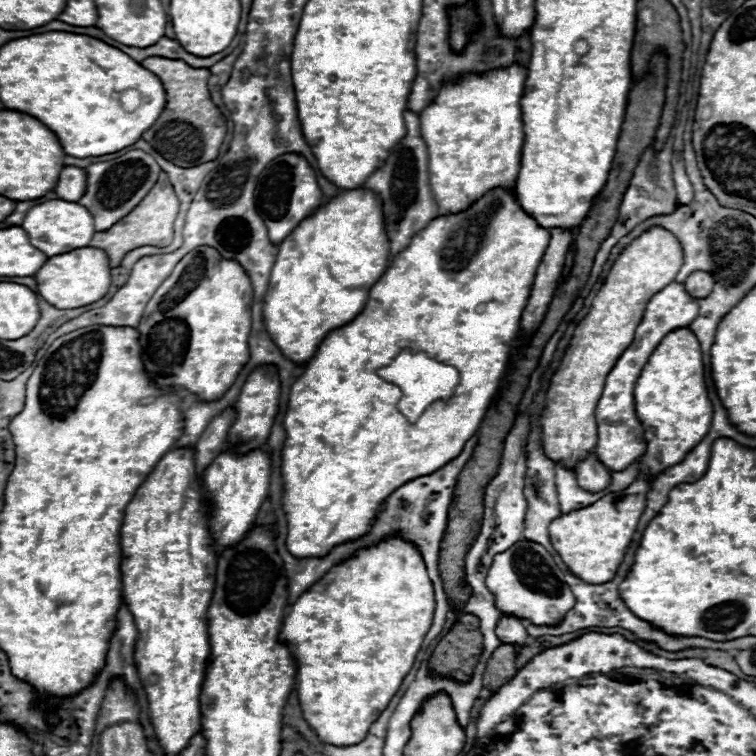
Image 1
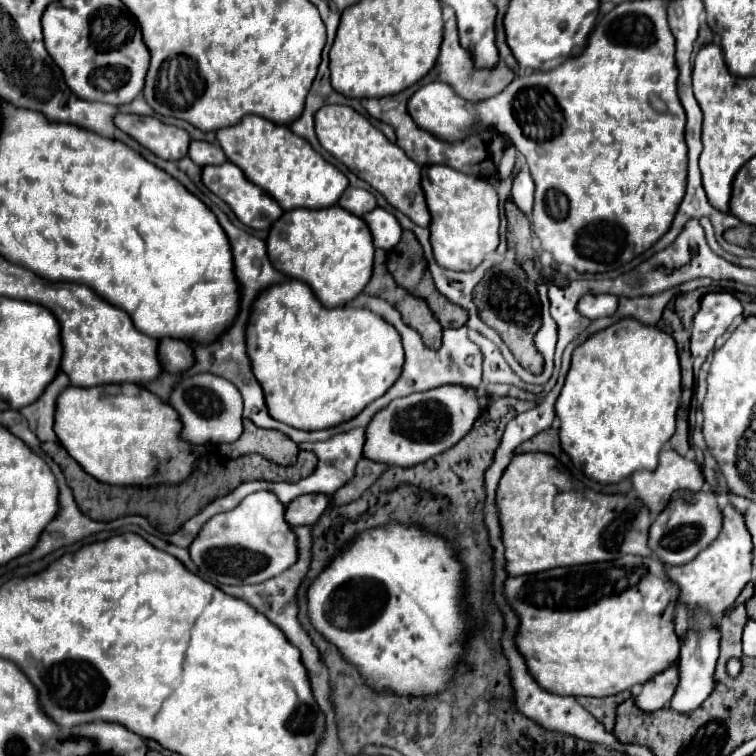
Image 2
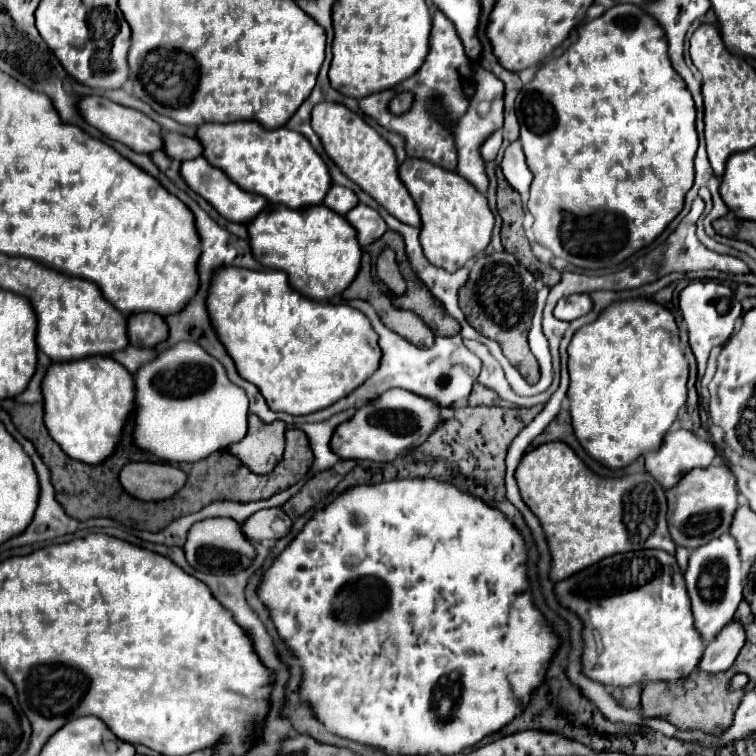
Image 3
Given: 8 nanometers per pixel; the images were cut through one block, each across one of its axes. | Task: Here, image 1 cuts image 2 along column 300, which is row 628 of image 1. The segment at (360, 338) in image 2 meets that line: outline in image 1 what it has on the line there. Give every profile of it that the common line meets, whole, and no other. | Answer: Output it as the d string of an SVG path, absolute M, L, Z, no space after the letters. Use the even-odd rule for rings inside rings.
M386 536L380 544L358 548L354 556L332 566L314 582L286 612L282 640L290 644L296 660L296 692L302 716L322 742L358 744L366 730L398 692L404 676L410 672L424 636L434 616L434 586L430 584L426 564L418 548L396 536Z

